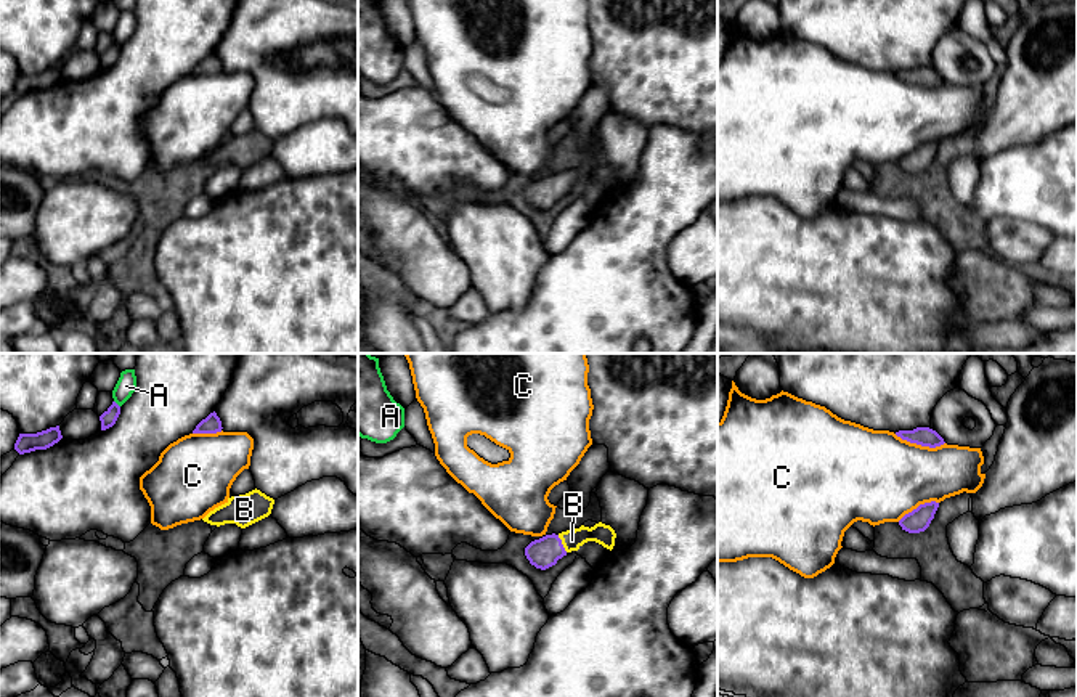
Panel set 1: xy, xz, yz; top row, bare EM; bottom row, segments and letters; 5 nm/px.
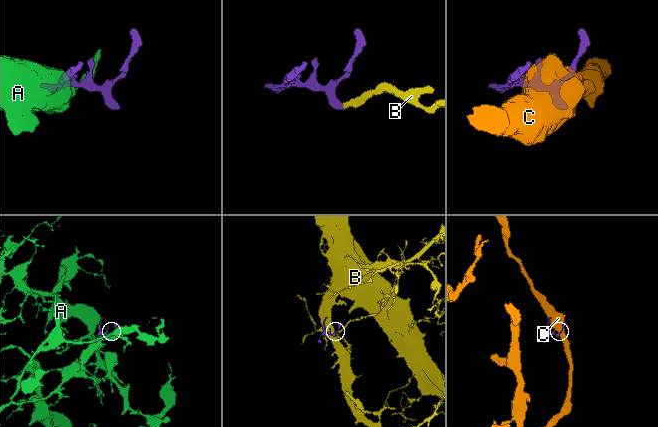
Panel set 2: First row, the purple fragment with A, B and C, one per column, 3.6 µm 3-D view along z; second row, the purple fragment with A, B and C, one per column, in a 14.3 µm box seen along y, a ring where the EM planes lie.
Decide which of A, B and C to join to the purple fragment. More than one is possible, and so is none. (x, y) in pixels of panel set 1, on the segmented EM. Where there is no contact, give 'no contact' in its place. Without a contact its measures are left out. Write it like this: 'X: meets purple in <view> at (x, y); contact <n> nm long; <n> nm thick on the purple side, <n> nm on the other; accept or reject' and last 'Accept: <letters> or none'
A: meets purple in xy at (116, 403); contact 50 nm long; 80 nm thick on the purple side, 100 nm on the other; reject
B: meets purple in xz at (560, 543); contact 100 nm long; 150 nm thick on the purple side, 100 nm on the other; accept
C: meets purple in yz at (920, 444); contact 260 nm long; 100 nm thick on the purple side, 420 nm on the other; reject
Accept: B

